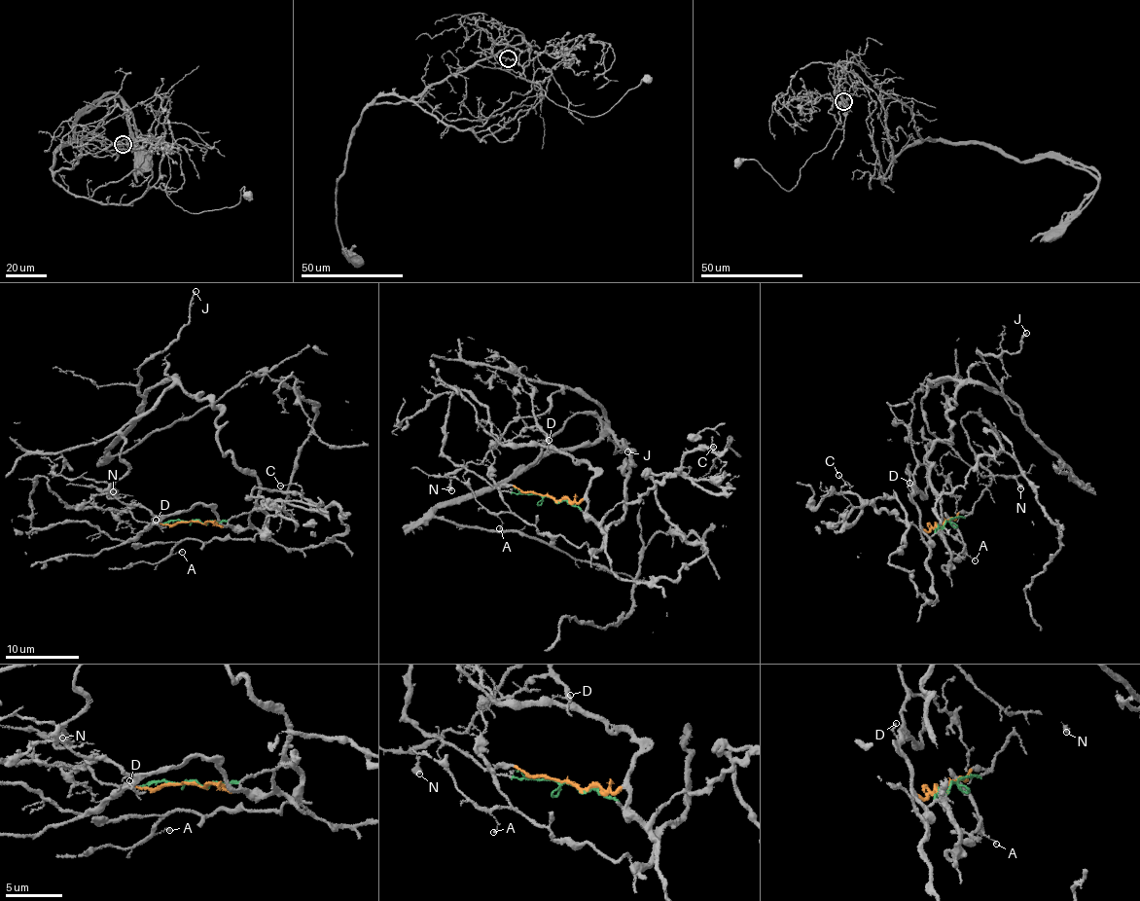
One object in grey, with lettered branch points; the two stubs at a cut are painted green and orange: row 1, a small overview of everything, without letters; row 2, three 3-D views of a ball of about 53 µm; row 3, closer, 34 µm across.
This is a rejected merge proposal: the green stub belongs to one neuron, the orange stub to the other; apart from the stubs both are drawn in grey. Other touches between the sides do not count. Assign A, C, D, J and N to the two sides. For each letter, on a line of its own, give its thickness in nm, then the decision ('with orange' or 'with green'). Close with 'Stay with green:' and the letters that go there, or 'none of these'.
A: 100 nm | with green
C: 100 nm | with orange
D: 140 nm | with orange
J: 160 nm | with green
N: 400 nm | with green
Stay with green: A, J, N

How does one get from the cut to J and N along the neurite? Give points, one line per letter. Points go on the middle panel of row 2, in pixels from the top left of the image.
J: (548, 496), (601, 526), (624, 516), (629, 448), (609, 433), (543, 453), (566, 420), (586, 412), (628, 451)
N: (548, 496), (601, 526), (624, 516), (631, 450), (601, 404), (566, 386), (449, 476), (450, 490)

